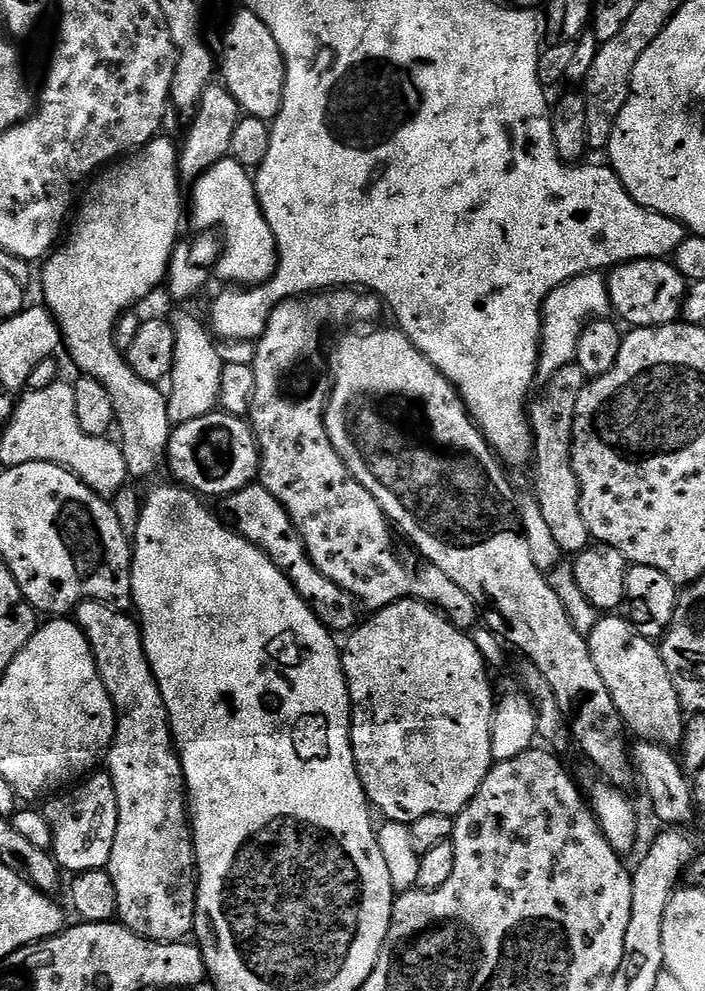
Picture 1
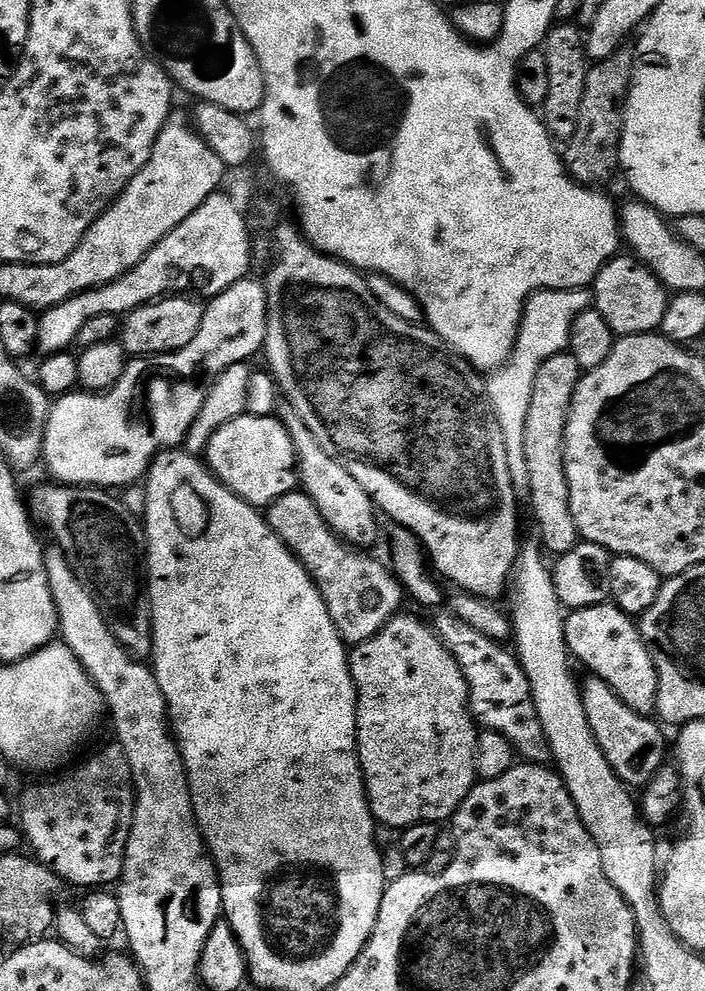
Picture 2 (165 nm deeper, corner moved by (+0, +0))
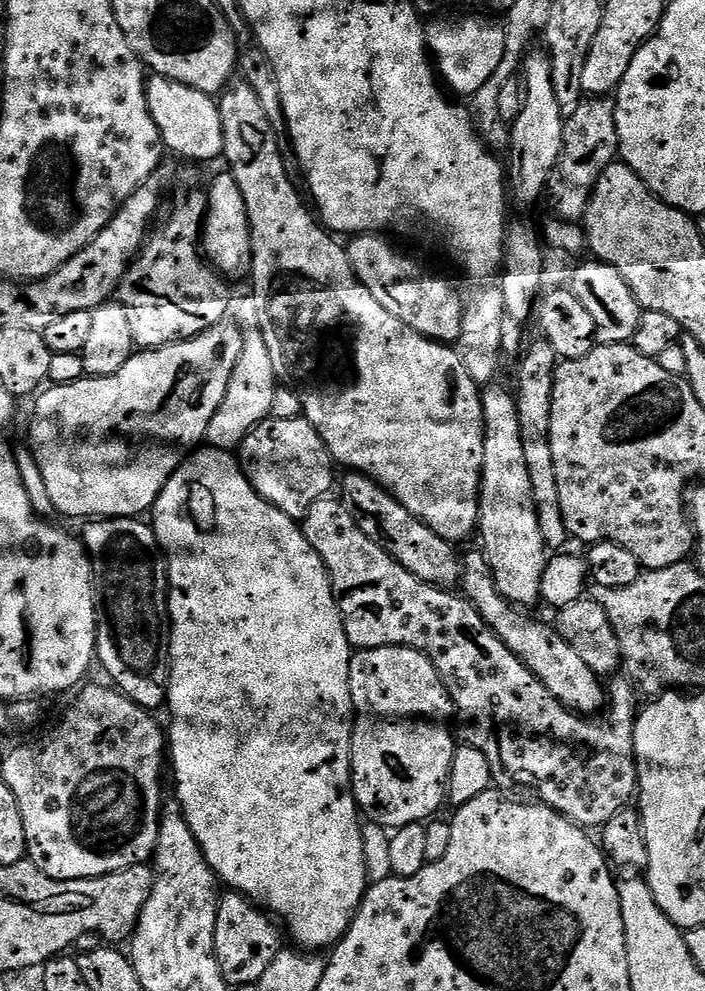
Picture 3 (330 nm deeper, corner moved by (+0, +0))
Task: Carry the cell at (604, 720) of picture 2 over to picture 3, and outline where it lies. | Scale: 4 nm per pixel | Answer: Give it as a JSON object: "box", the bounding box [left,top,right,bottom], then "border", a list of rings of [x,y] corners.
{"box":[462,550,606,718],"border":[[[476,550],[469,556],[465,555],[462,563],[463,595],[480,611],[480,617],[488,623],[493,634],[540,679],[542,686],[546,686],[546,690],[550,690],[550,694],[554,694],[562,706],[585,718],[595,717],[599,713],[596,711],[599,708],[601,711],[606,704],[605,681],[594,670],[590,670],[590,666],[586,666],[586,661],[571,648],[570,642],[561,638],[555,627],[548,625],[547,628],[542,621],[531,620],[524,613],[527,611],[500,595],[483,551]]]}

